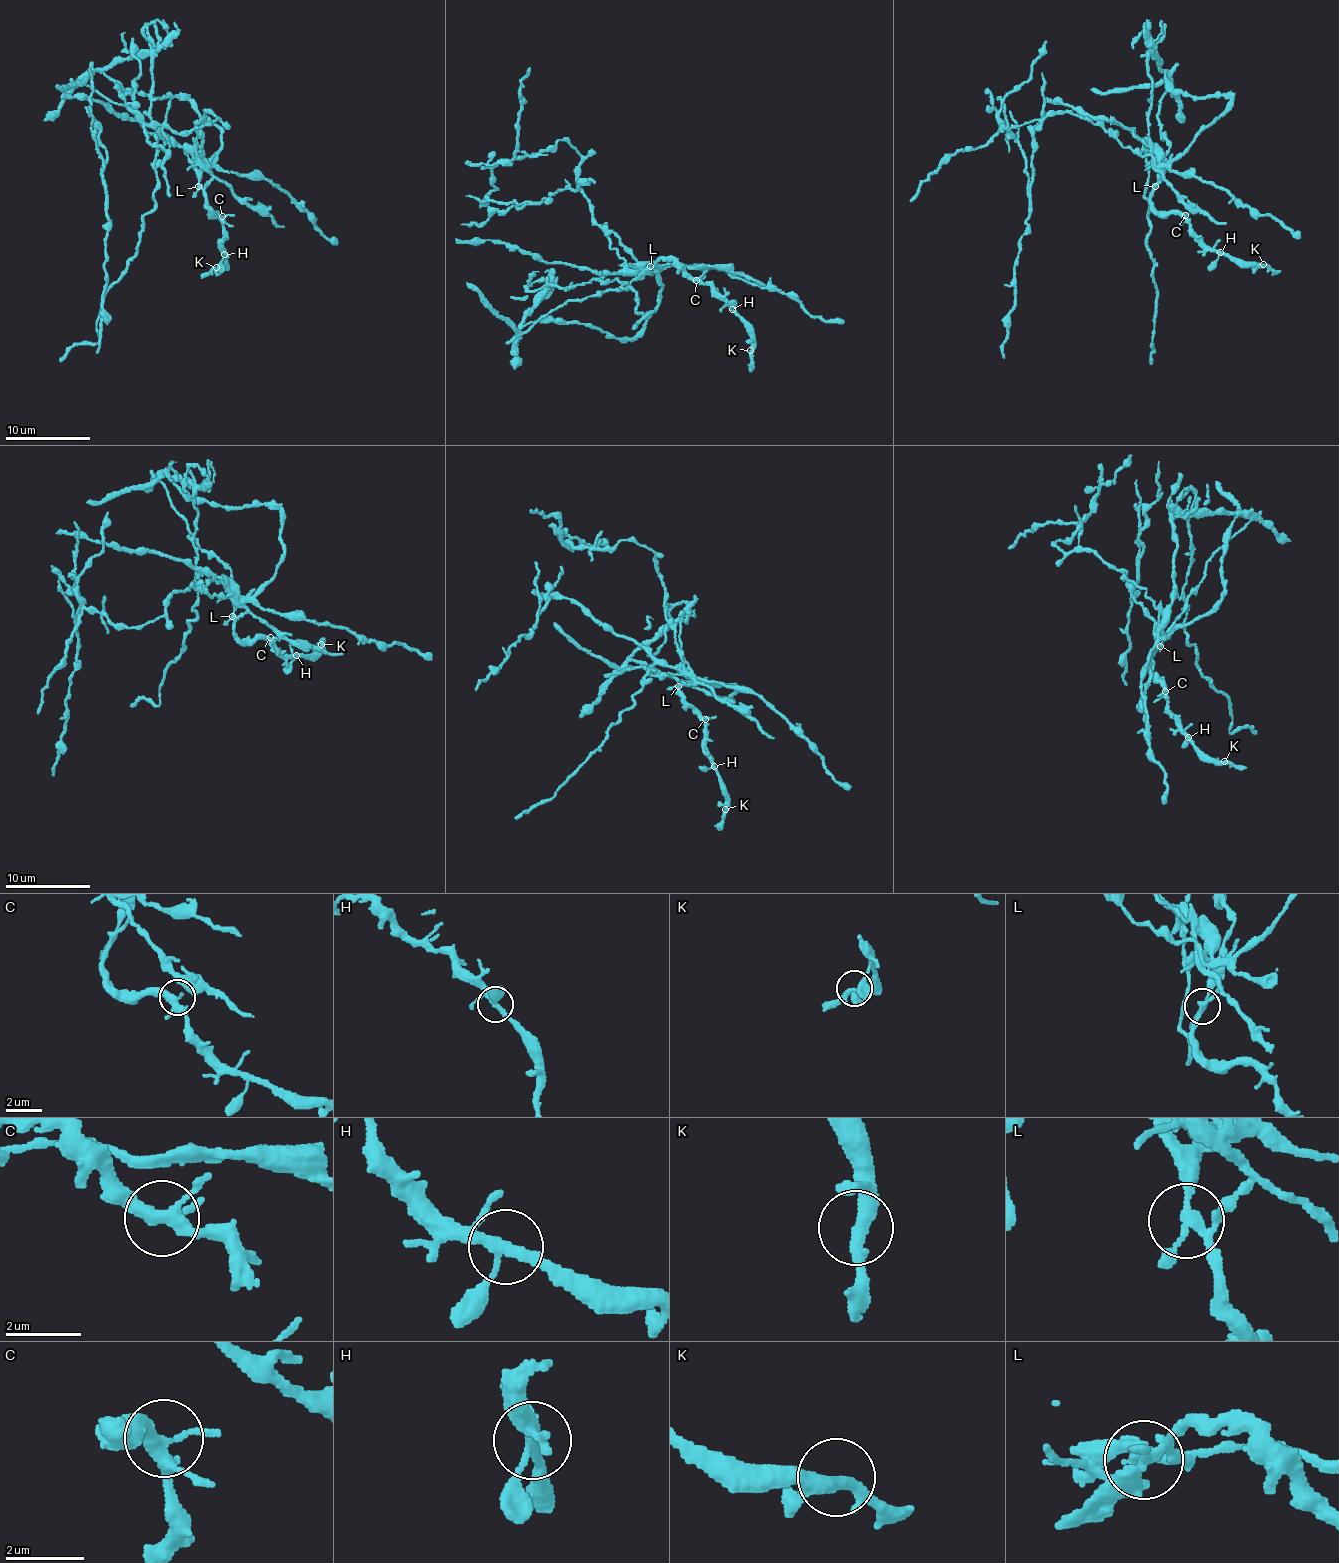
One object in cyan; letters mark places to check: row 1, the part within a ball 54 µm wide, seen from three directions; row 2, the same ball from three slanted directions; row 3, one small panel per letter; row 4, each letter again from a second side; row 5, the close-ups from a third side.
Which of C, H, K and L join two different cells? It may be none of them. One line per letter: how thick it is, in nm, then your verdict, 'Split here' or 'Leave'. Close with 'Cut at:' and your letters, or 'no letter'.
C: Thickness 320 nm. Leave
H: Thickness 240 nm. Leave
K: Thickness 280 nm. Leave
L: Thickness 190 nm. Split here
Cut at: L

